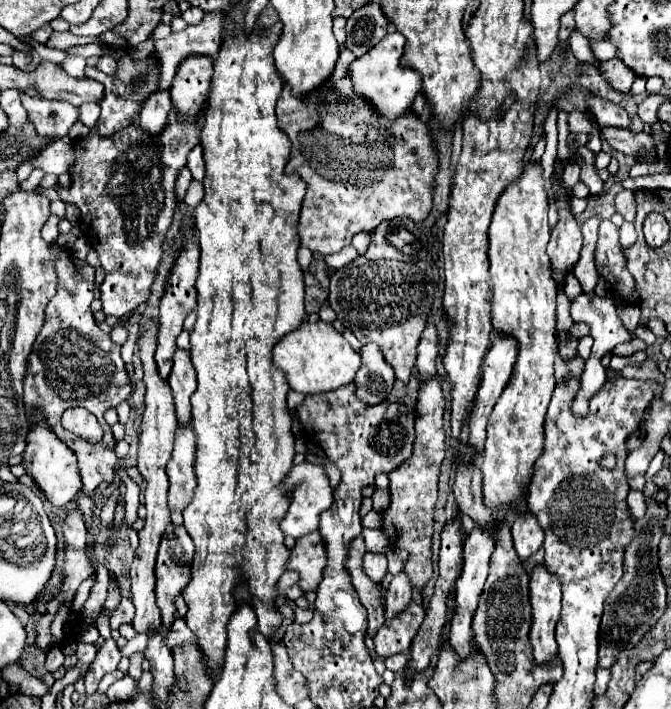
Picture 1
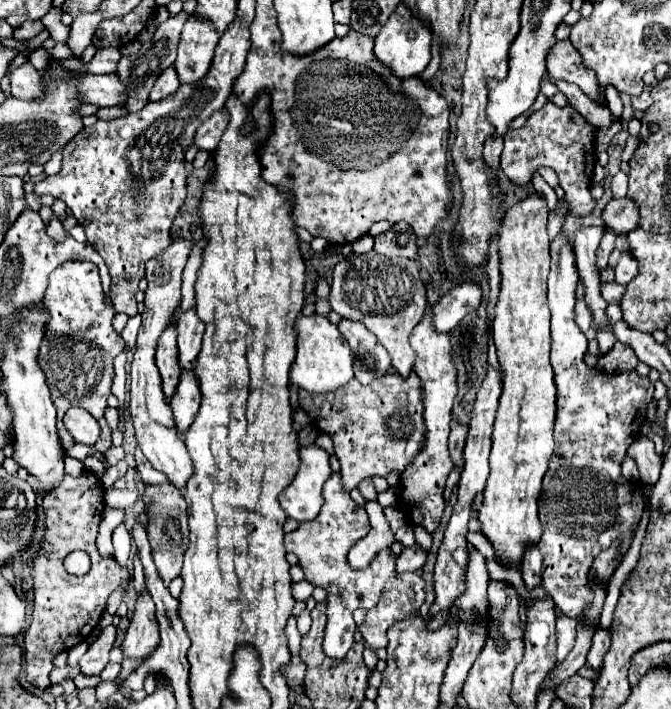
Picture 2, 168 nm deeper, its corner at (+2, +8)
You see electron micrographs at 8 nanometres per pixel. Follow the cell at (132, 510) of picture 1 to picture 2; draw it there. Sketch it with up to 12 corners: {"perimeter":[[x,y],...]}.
{"perimeter":[[75,444],[65,453],[83,462],[88,455],[96,457],[107,469],[104,454],[95,446]]}

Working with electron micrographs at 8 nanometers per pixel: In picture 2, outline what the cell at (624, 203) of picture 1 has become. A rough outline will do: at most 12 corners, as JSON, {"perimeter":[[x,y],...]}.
{"perimeter":[[627,197],[603,209],[605,229],[615,235],[637,225],[637,205]]}

